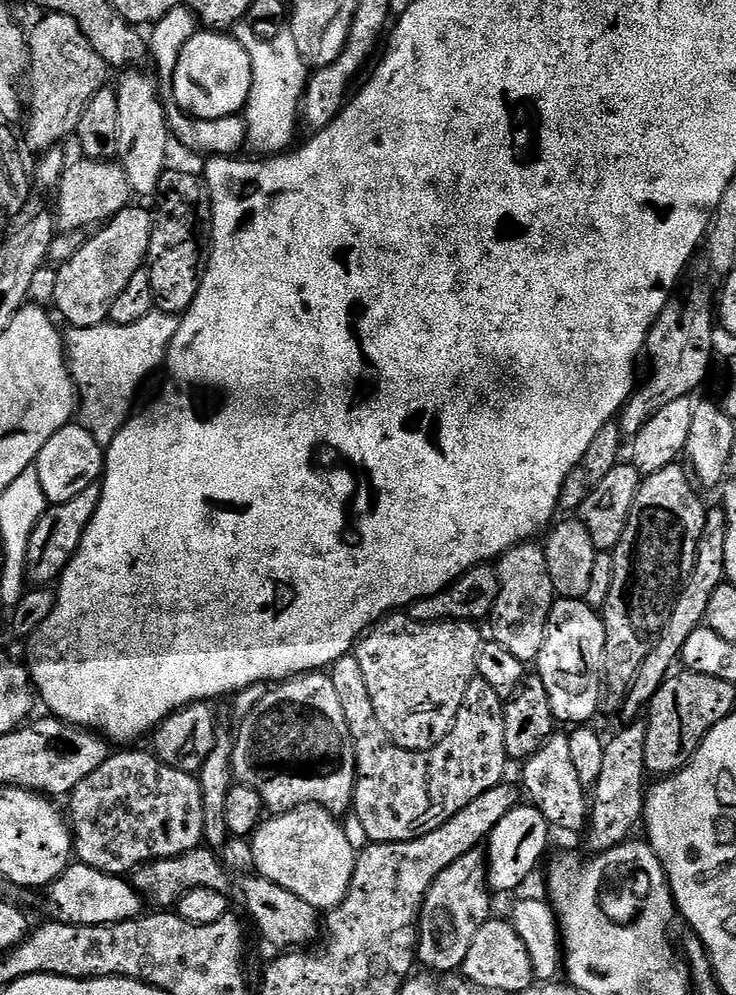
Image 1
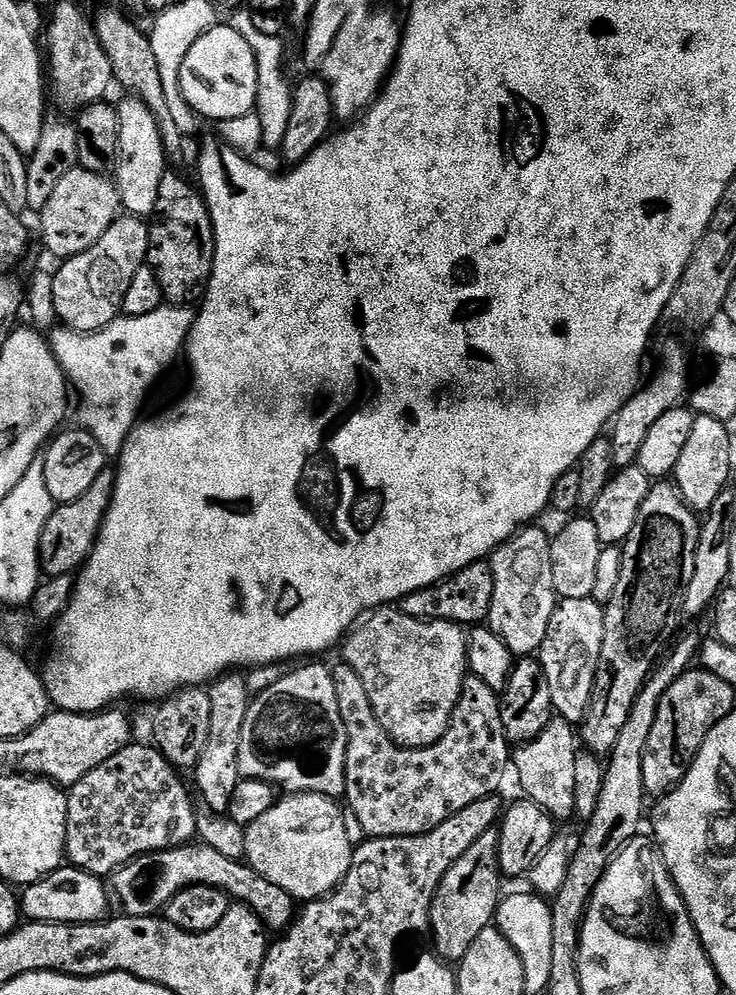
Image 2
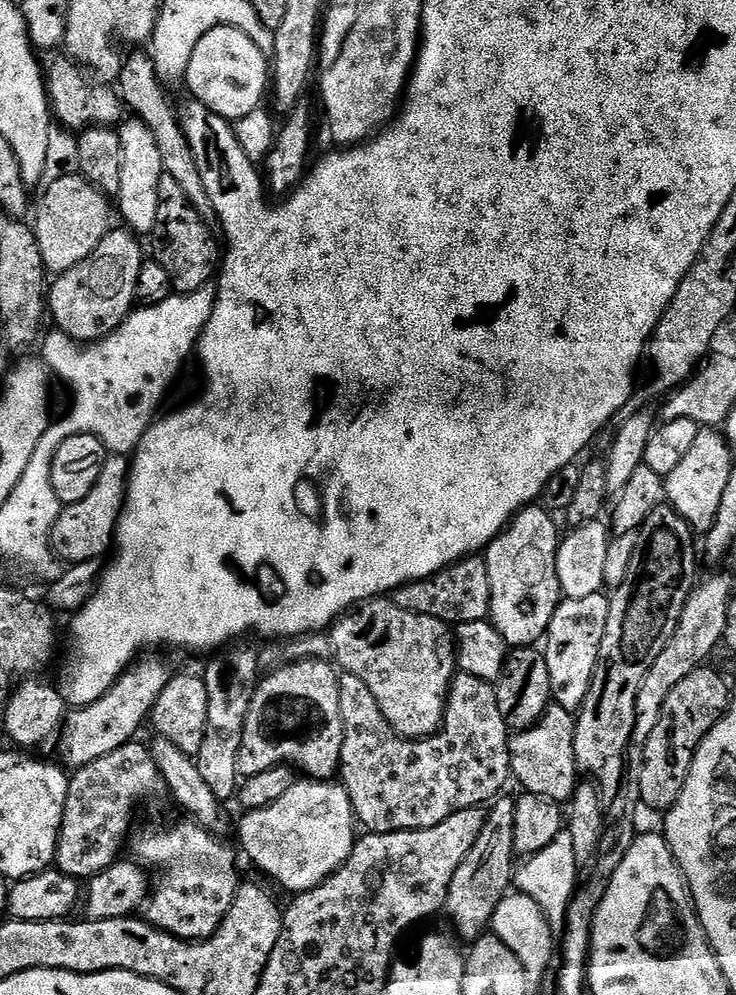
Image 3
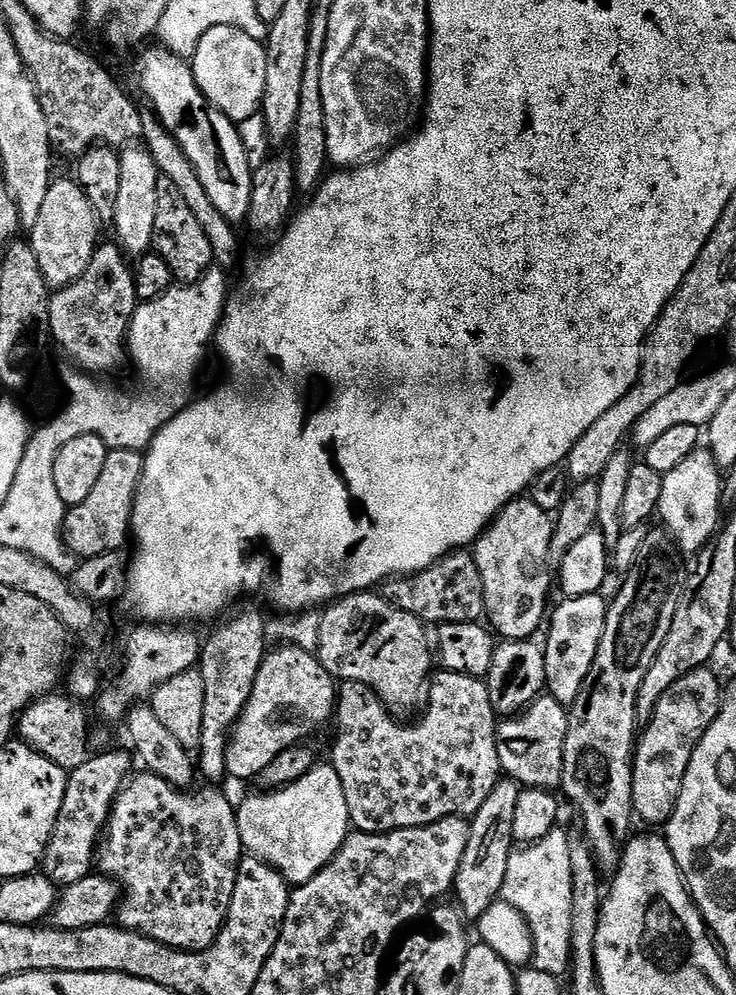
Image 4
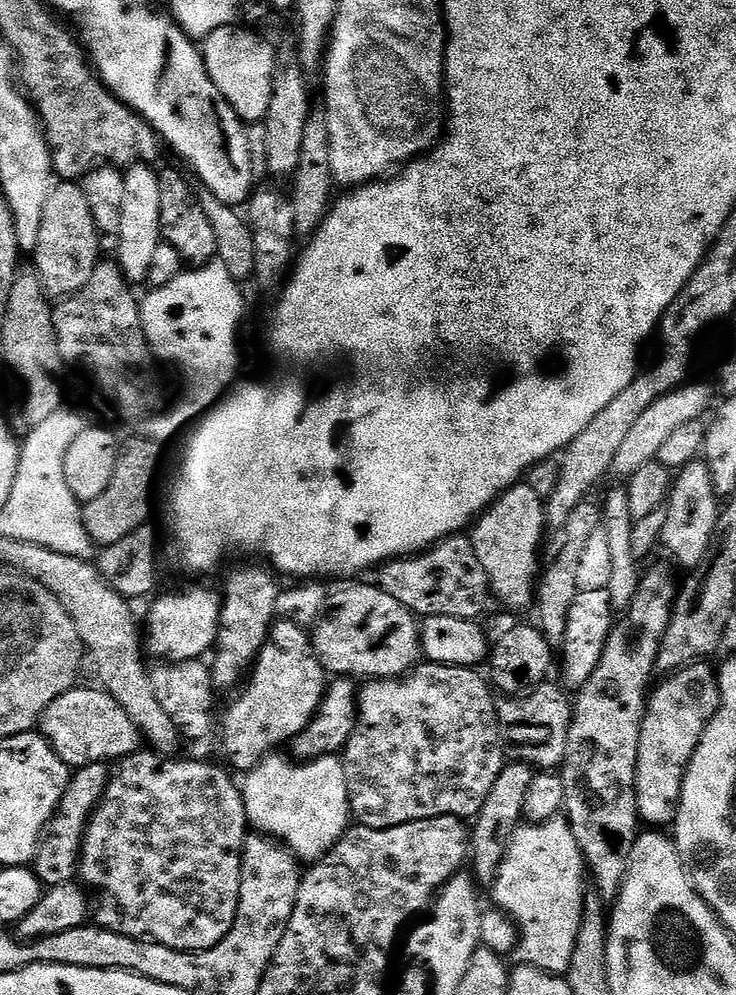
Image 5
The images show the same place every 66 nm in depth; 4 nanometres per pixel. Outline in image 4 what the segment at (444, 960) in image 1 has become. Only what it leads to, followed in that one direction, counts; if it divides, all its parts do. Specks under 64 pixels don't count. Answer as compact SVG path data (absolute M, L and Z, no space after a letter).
M502 778L496 783L494 790L490 790L486 802L482 802L475 816L471 817L470 842L466 846L466 854L462 854L454 885L454 896L457 896L455 899L465 917L479 918L486 914L492 903L501 899L506 882L506 866L510 866L514 851L514 810L518 806L520 791L522 785L518 781Z

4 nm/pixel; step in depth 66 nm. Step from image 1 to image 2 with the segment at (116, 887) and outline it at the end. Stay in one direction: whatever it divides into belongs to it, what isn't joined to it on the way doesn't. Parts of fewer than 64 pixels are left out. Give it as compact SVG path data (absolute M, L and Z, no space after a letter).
M61 866L46 878L27 885L18 899L23 919L34 924L99 924L109 915L110 888L101 877L86 870Z

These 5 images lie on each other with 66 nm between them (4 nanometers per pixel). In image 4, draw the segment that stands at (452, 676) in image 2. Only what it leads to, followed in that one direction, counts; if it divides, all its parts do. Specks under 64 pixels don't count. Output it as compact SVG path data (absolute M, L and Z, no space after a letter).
M379 591L356 592L353 596L342 596L323 609L324 617L319 617L320 646L318 655L320 665L337 681L357 680L370 686L385 705L396 708L421 707L420 687L429 683L433 675L434 644L428 641L425 621L410 614L407 608L390 603Z

